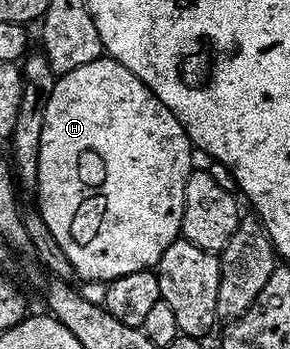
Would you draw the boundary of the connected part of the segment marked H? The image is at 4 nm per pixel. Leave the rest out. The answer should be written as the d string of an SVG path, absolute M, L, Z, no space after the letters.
M109 55L97 57L92 63L84 63L84 67L76 67L72 71L61 74L55 80L52 87L52 99L48 99L48 108L44 111L44 131L40 131L40 159L38 160L38 187L36 196L36 208L41 213L48 231L60 243L60 251L68 255L68 261L72 263L75 274L86 281L102 281L109 283L120 275L132 275L132 271L144 271L154 269L158 264L160 255L168 251L172 242L179 240L184 219L184 187L188 183L190 174L195 168L195 154L192 152L190 136L184 131L184 127L172 115L160 99L146 84L143 83L128 67L124 67L119 61Z

